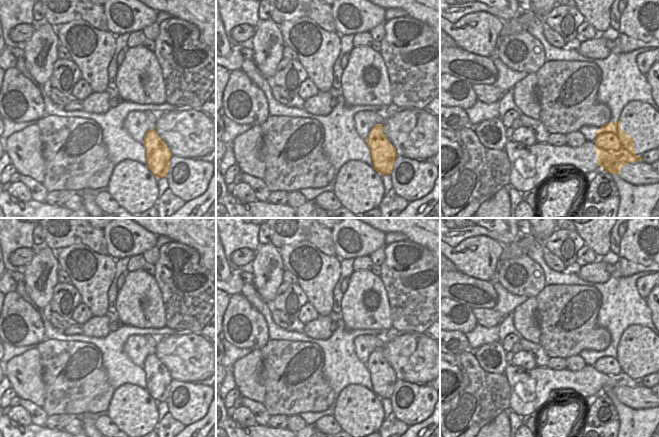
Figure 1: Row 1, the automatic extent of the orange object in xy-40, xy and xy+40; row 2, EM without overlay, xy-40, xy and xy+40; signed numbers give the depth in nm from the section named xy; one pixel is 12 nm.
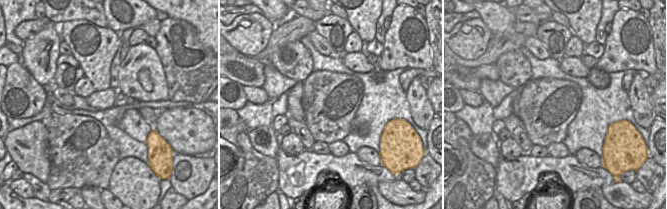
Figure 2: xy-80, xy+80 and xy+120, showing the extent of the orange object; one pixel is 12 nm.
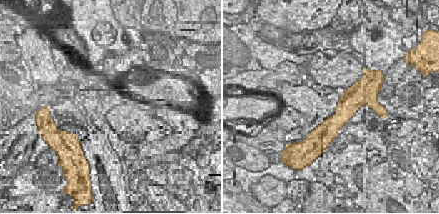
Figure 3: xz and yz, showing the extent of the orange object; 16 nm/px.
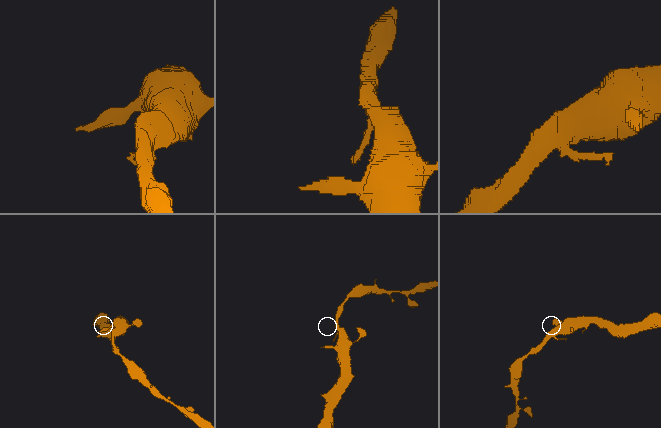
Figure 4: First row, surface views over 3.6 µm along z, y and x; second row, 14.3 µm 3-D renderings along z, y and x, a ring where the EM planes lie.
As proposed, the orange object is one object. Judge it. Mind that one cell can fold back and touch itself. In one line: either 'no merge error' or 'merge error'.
merge error

